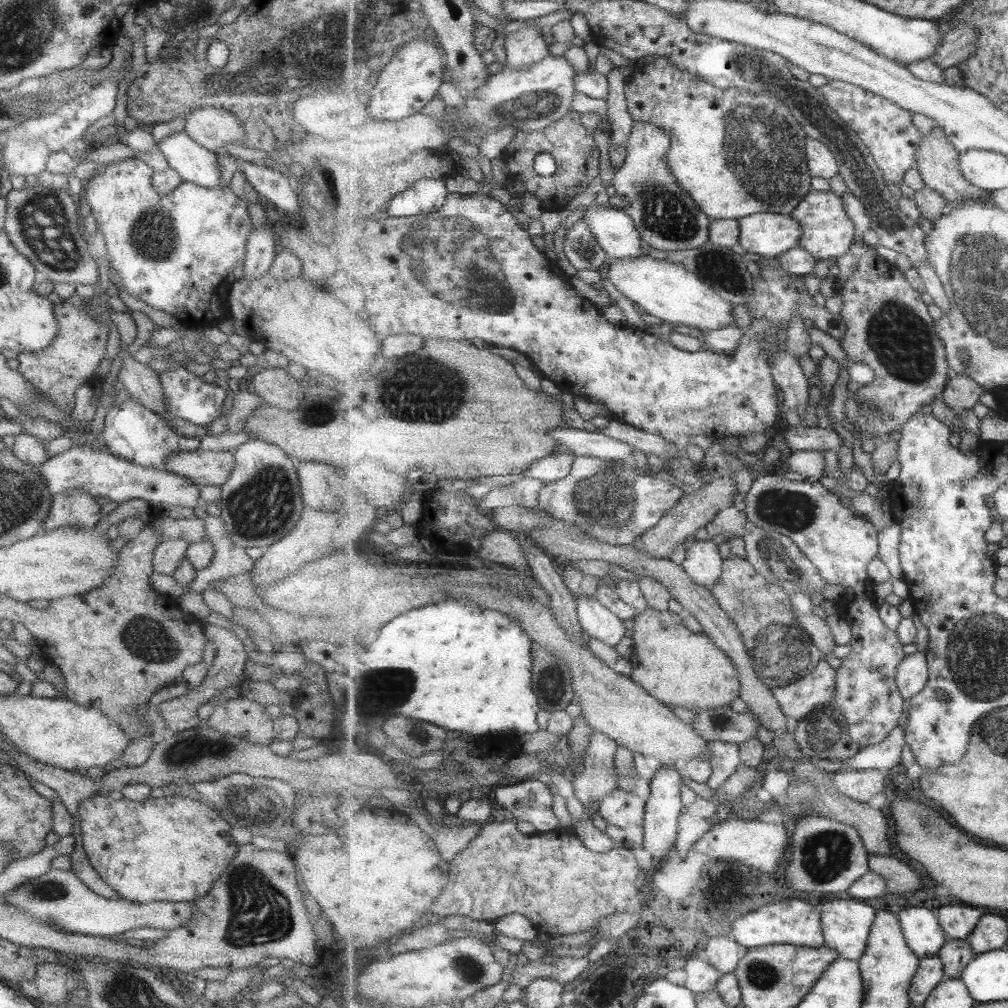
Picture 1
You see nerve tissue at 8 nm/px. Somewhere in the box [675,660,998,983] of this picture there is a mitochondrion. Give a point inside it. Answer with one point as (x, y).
(825, 854)

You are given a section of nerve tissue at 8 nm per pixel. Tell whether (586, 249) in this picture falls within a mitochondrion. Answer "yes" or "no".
yes

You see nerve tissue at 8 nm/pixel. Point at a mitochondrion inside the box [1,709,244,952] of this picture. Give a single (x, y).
(54, 889)

